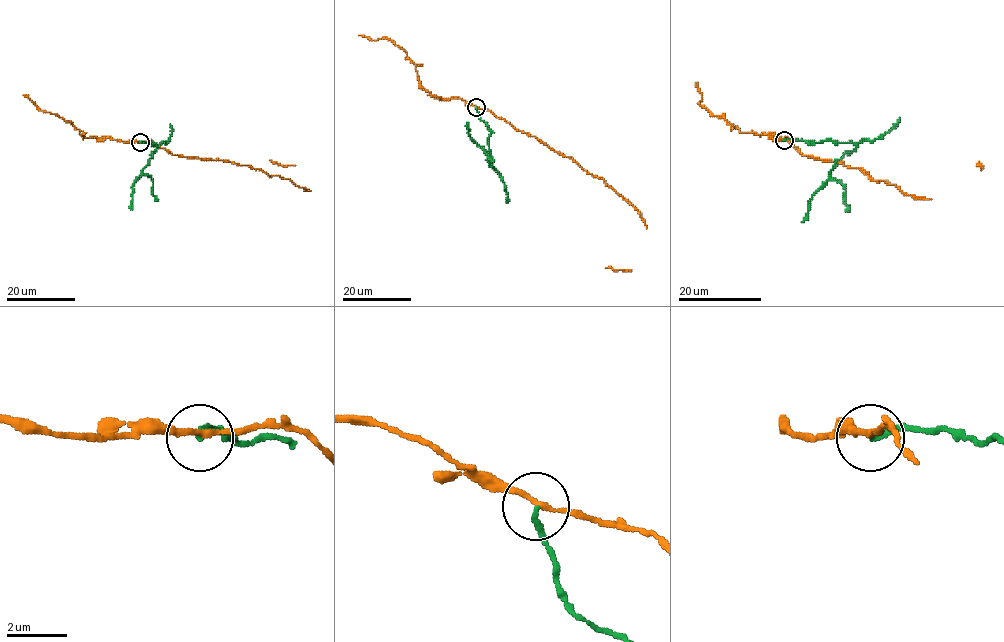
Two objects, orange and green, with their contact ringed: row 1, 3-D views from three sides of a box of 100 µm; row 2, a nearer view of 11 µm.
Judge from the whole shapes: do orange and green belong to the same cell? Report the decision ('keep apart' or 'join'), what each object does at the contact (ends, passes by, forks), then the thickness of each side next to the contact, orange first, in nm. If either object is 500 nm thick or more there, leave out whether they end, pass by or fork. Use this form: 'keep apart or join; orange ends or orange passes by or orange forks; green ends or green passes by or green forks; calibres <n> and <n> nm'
keep apart; orange passes by; green ends; calibres 180 and 180 nm

